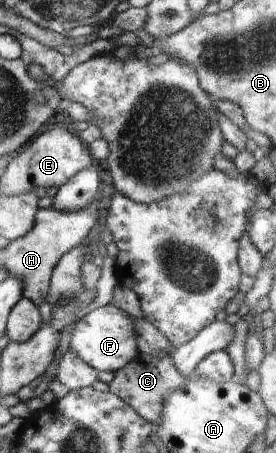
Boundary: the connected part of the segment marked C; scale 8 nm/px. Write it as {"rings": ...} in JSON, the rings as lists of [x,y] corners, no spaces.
{"rings":[[[173,349],[165,350],[159,355],[145,355],[139,354],[132,361],[129,361],[127,365],[120,368],[116,373],[113,381],[110,385],[110,392],[116,394],[125,404],[133,407],[133,410],[137,411],[139,416],[142,416],[145,420],[148,420],[151,424],[158,425],[161,420],[164,400],[175,389],[179,388],[183,384],[184,376],[177,370],[174,365],[172,355]]]}

